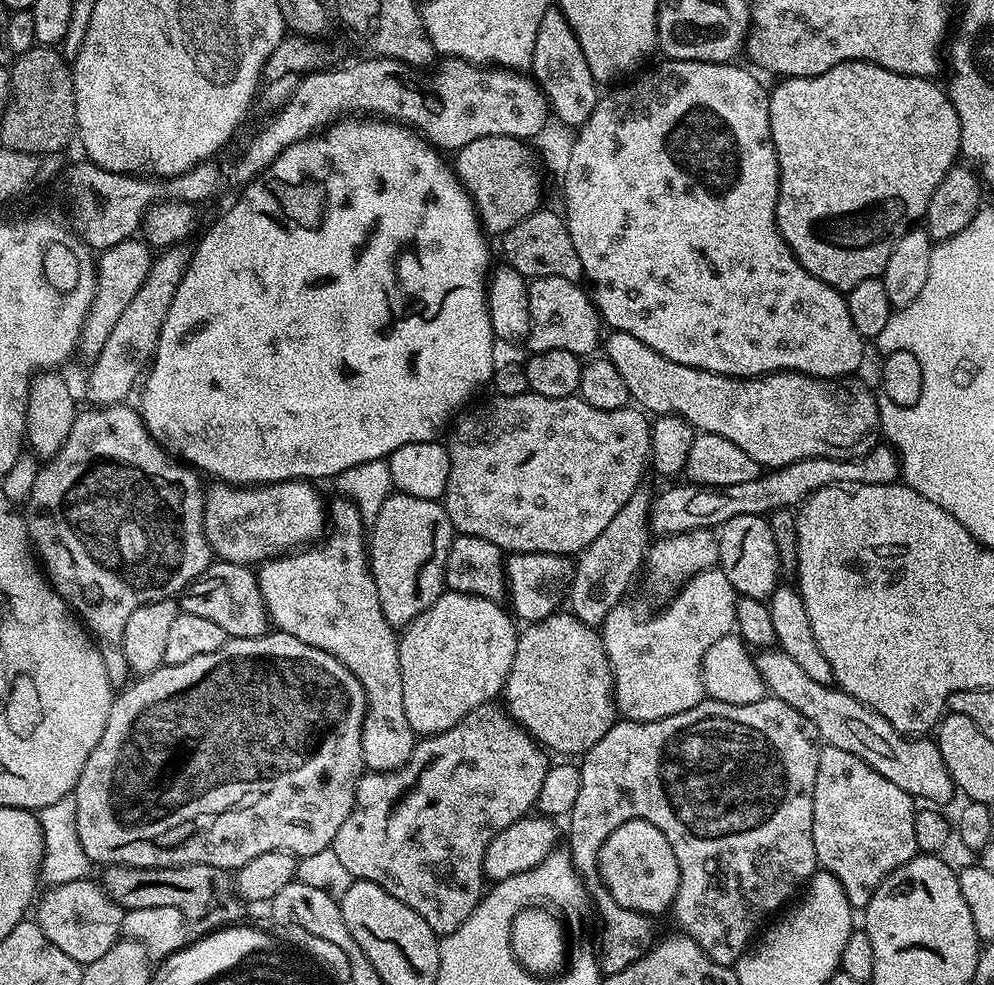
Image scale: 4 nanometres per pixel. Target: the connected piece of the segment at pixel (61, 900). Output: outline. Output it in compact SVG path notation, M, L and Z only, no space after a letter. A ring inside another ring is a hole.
M82 879L49 887L48 893L34 904L34 921L42 934L81 966L94 962L112 948L114 934L121 929L125 914L125 909L107 895L103 887L91 886L89 882Z

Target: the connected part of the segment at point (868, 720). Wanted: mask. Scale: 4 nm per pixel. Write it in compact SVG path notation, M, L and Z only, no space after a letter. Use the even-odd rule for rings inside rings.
M764 650L757 656L760 657L755 657L754 667L764 681L765 689L771 695L773 692L776 695L773 697L779 703L789 704L798 710L814 729L815 735L824 739L825 745L838 746L838 750L846 750L846 754L862 758L862 762L878 770L882 778L894 782L894 786L906 790L914 798L920 799L921 796L924 799L921 801L944 806L940 804L946 803L952 795L957 795L956 783L946 770L946 762L942 762L942 754L935 739L913 738L900 732L889 720L882 718L882 714L867 708L848 693L807 677L801 666L794 662L794 658L780 650Z

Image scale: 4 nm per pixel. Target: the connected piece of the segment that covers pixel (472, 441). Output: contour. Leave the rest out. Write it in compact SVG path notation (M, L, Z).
M526 391L513 396L493 395L489 404L476 408L473 412L465 411L463 415L451 425L452 433L446 439L448 450L448 485L444 487L442 505L450 518L455 531L462 536L477 536L486 538L486 542L494 542L505 553L541 552L542 554L554 554L555 556L575 557L584 551L602 530L610 524L611 519L622 506L626 506L633 492L637 491L640 480L640 471L646 468L646 455L650 450L650 422L645 413L636 406L625 406L614 410L602 410L592 404L581 400L579 395L573 394L562 398L548 398L534 391Z

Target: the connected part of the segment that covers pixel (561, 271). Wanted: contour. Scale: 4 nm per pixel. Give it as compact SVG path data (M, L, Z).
M547 206L531 212L522 218L509 232L503 233L503 259L512 267L521 270L537 268L535 271L549 276L561 276L577 282L585 279L582 258L578 258L578 250L574 250L574 242L568 233L568 222L559 211L551 212Z

